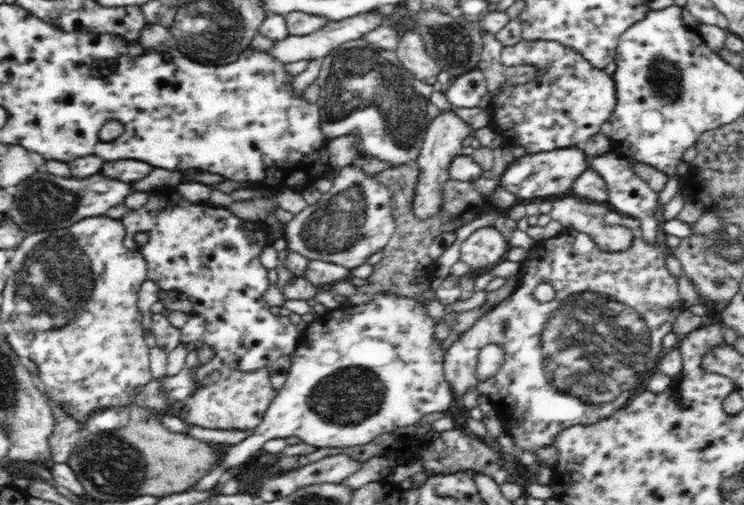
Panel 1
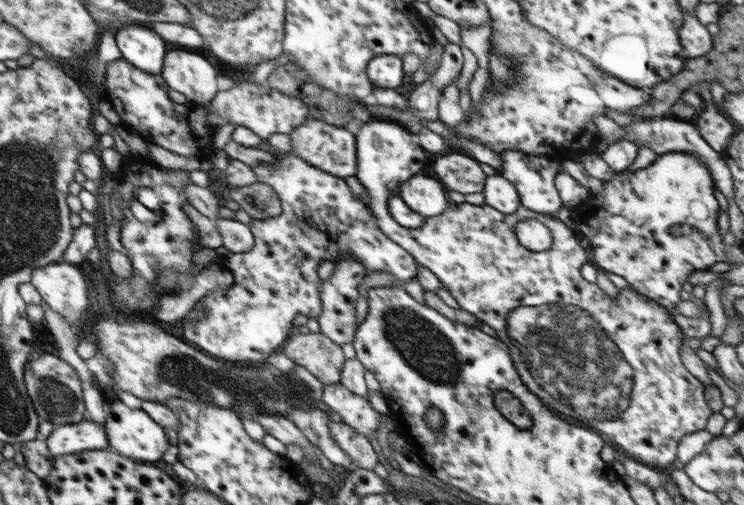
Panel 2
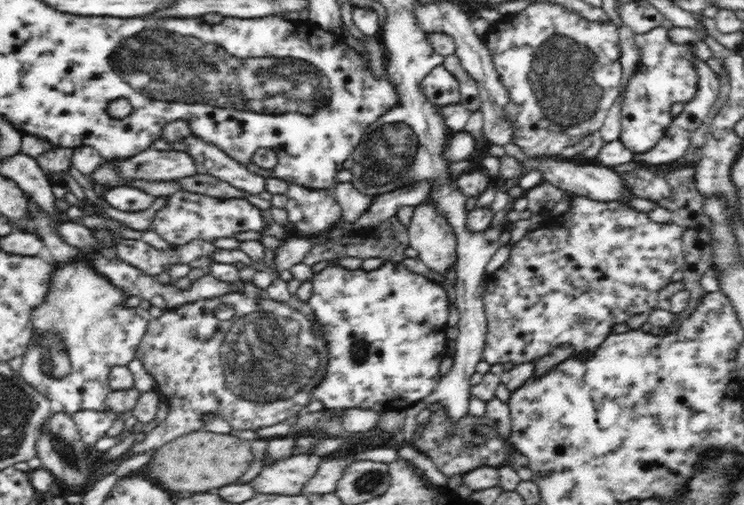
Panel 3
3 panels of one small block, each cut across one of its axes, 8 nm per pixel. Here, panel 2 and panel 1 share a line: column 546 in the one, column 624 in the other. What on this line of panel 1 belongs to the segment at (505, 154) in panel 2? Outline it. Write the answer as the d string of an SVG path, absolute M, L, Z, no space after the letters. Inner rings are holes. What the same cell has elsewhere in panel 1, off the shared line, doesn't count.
M611 151L602 156L594 157L591 160L591 168L594 169L605 180L608 188L608 205L611 209L616 210L624 215L640 219L642 238L648 244L657 242L656 229L660 227L661 217L657 213L658 209L658 192L654 192L650 185L640 179L630 160L620 156L617 152Z

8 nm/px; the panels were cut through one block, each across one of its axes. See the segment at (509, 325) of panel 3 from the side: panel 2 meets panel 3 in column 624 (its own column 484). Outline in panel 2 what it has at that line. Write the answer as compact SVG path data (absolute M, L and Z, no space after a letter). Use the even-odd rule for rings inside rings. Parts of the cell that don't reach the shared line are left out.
M388 120L388 122L368 122L364 124L360 130L353 130L355 133L355 143L357 148L357 169L355 177L359 180L359 183L365 188L365 192L368 193L368 205L369 209L373 213L373 216L377 218L377 225L380 230L390 240L399 244L404 250L407 250L413 257L417 264L420 264L428 270L431 270L439 279L451 295L456 299L456 302L461 306L462 310L470 312L482 320L482 323L488 324L494 328L497 332L497 338L500 339L506 346L508 346L511 352L514 366L521 376L522 383L528 387L528 390L532 394L536 394L542 402L546 405L546 408L554 411L557 415L566 418L567 420L574 419L583 424L587 424L587 427L593 431L598 432L606 442L612 444L616 452L626 454L628 458L640 462L646 466L652 468L662 468L670 466L677 460L677 447L679 440L686 436L686 434L692 434L692 432L698 432L705 430L710 416L713 412L708 407L708 404L704 398L704 385L698 381L698 379L683 365L681 356L679 355L679 346L682 345L682 332L678 324L670 317L672 312L654 300L644 297L636 290L631 288L620 288L616 297L610 297L602 289L596 285L596 283L590 283L582 278L580 275L580 268L583 264L591 261L590 251L581 236L573 231L556 216L540 214L534 212L529 208L524 208L522 205L519 209L512 214L502 214L499 210L492 208L490 205L484 203L483 205L472 205L470 203L458 203L453 202L442 212L436 216L428 216L424 221L424 224L420 228L404 228L400 226L388 210L388 199L395 197L394 189L399 188L399 184L404 181L408 181L413 175L418 175L424 167L424 161L426 160L426 154L424 149L412 142L411 132L403 126L398 126L398 123ZM527 218L534 218L539 220L544 226L547 226L549 235L553 238L551 248L542 252L534 252L528 250L525 246L519 243L518 237L515 233L516 225Z

